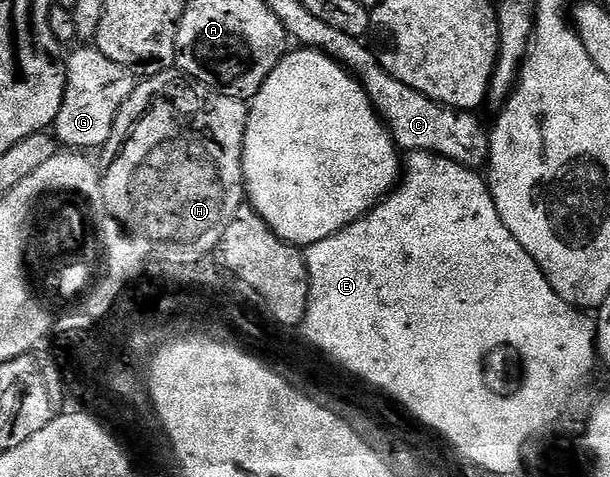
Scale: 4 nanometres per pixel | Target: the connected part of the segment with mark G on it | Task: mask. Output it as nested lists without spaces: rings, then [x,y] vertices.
[[[78,46],[73,49],[74,53],[69,53],[68,59],[65,61],[66,66],[66,89],[64,90],[64,102],[60,106],[60,114],[57,118],[54,119],[52,125],[53,135],[56,137],[59,145],[63,149],[66,150],[90,150],[86,148],[98,148],[101,144],[104,146],[110,144],[110,136],[112,134],[112,126],[116,122],[117,112],[120,110],[122,106],[124,106],[124,102],[129,96],[133,93],[133,90],[136,85],[135,77],[125,68],[124,66],[116,66],[116,62],[112,62],[108,58],[104,58],[104,54],[100,54],[100,50],[97,46]]]

